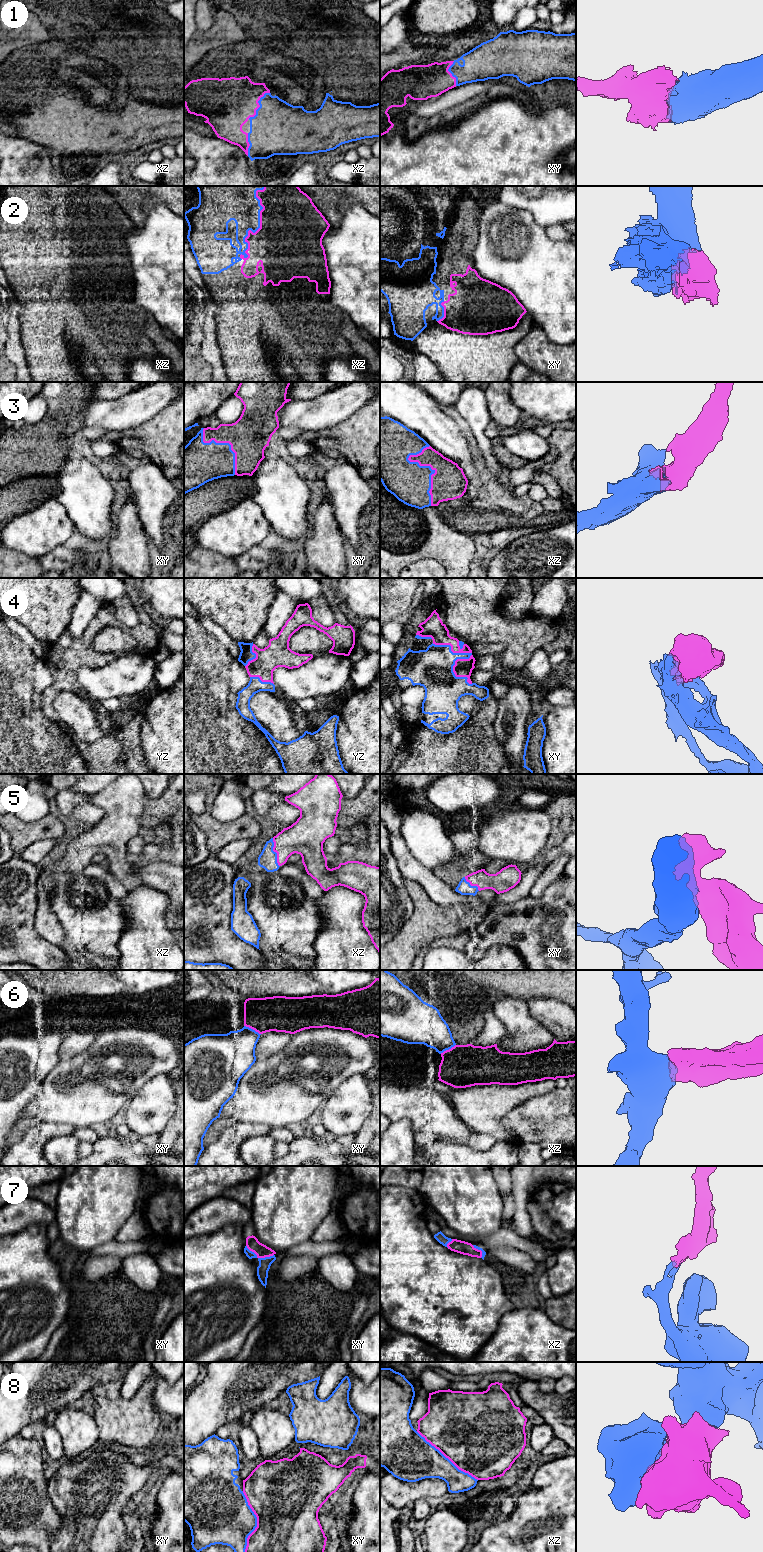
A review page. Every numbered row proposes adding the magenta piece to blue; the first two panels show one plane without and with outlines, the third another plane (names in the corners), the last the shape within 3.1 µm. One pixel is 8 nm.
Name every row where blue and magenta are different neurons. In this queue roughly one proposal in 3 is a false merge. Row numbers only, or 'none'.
6

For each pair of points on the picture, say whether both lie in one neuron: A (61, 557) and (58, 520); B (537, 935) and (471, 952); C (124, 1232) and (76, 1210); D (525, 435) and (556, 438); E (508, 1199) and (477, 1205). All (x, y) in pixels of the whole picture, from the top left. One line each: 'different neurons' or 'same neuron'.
A: different neurons
B: same neuron
C: different neurons
D: different neurons
E: different neurons

